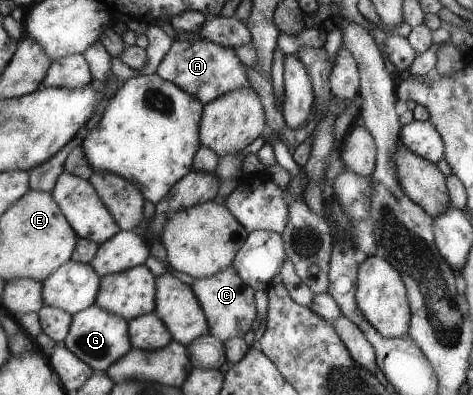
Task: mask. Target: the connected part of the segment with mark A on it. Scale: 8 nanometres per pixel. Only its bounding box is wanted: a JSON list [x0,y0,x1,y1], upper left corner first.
[155,39,249,106]

